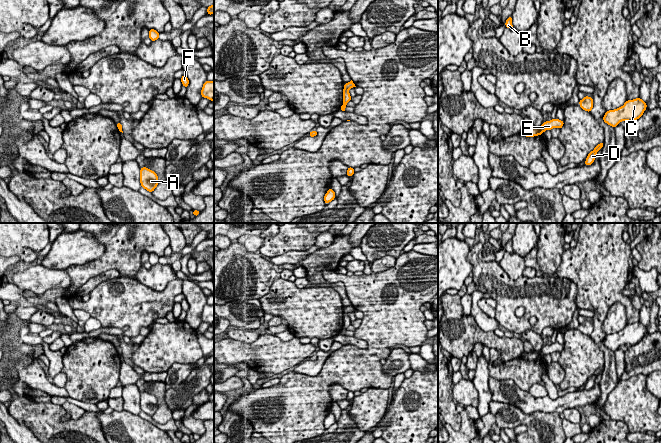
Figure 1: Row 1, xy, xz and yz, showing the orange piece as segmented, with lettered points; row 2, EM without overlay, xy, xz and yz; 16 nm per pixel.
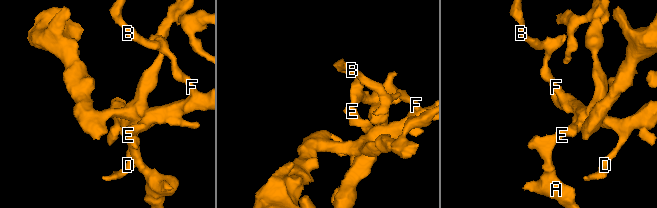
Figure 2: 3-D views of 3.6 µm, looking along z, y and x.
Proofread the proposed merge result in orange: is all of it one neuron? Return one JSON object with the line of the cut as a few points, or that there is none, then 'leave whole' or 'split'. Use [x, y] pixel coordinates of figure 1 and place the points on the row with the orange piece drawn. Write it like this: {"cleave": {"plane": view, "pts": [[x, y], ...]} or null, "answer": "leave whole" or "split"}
{"cleave": {"plane": "yz", "pts": [[541, 126], [544, 130]]}, "answer": "split"}

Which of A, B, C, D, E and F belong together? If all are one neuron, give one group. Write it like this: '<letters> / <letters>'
A B C D F / E

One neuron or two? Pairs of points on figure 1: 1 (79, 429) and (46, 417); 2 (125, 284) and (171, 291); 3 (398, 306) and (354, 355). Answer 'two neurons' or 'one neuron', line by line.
1: one neuron
2: one neuron
3: one neuron

